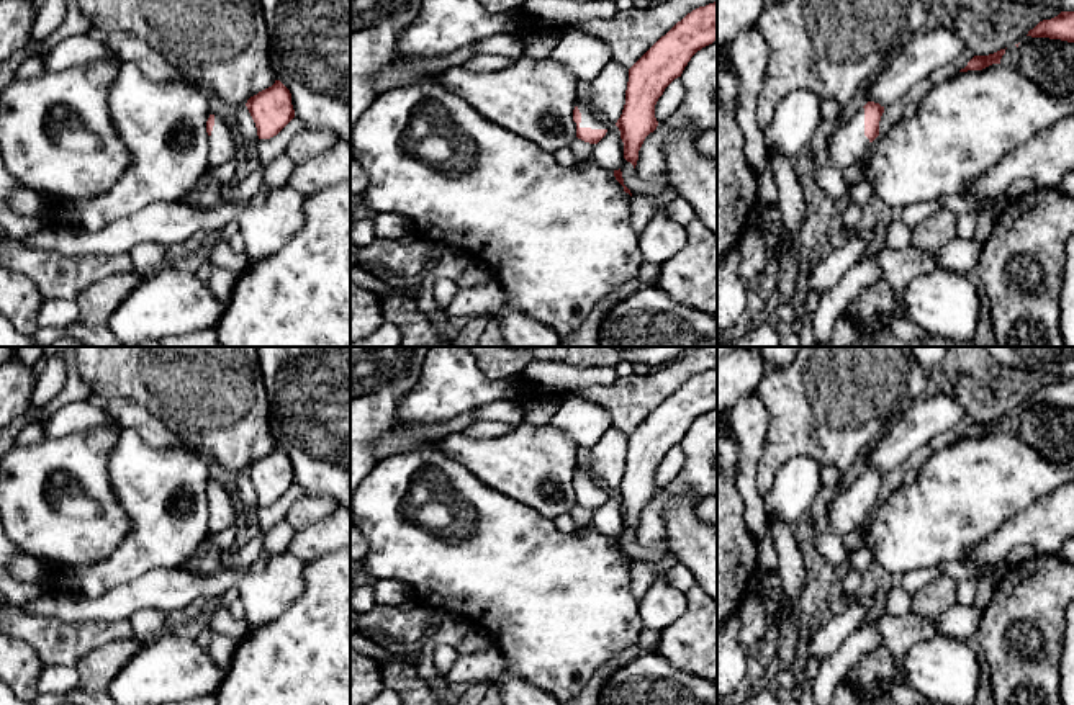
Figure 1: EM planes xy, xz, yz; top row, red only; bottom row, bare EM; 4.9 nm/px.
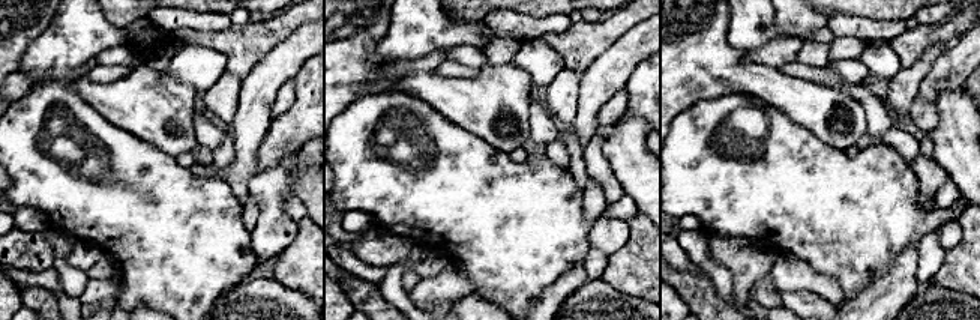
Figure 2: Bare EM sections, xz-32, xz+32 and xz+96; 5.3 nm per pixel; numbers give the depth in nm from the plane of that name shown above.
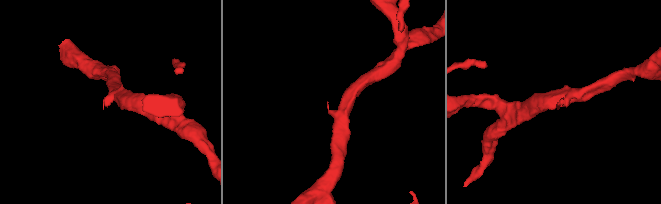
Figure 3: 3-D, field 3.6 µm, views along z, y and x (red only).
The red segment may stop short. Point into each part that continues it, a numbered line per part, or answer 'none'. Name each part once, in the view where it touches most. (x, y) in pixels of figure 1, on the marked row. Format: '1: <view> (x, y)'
1: xz (588, 118)

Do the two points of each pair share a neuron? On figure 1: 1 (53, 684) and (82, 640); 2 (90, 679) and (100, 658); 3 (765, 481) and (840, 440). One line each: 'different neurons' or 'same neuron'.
1: different neurons
2: same neuron
3: same neuron

